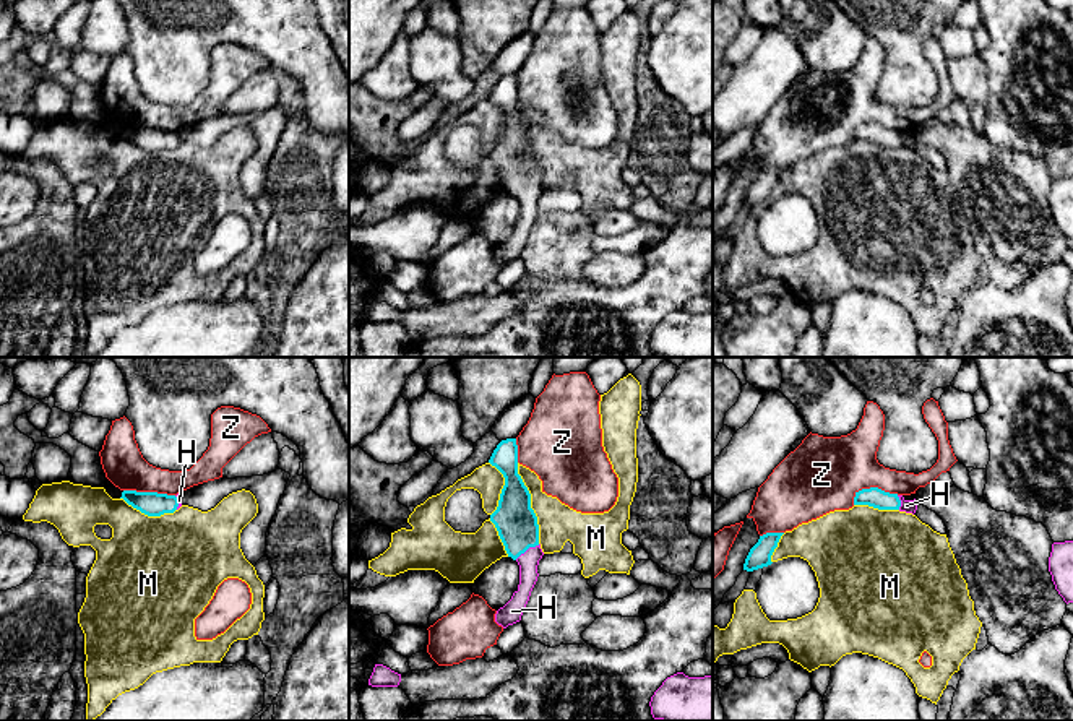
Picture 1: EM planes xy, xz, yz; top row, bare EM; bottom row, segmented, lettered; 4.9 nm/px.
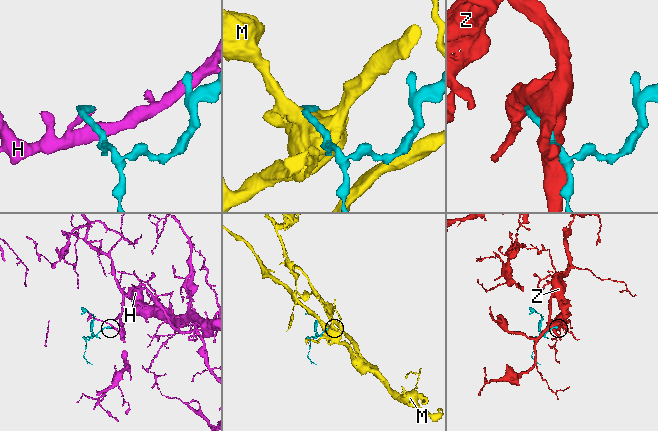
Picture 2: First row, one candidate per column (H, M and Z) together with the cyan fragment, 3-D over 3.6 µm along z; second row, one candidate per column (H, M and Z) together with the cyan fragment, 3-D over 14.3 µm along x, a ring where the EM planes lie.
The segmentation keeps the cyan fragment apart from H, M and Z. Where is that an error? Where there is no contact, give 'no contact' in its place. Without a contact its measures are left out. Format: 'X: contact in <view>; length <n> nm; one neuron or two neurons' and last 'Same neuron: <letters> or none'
H: contact in xz; length 150 nm; one neuron
M: contact in xz; length 420 nm; two neurons
Z: contact in yz; length 240 nm; two neurons
Same neuron: H

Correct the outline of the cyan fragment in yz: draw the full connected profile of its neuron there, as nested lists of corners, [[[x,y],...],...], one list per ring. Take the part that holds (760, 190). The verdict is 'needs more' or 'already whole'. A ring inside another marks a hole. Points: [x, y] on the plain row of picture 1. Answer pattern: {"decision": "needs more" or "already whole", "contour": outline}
{"decision": "already whole", "contour": [[[766,169],[760,172],[758,179],[750,185],[743,206],[753,208],[763,203],[771,201],[771,192],[778,183],[778,179],[784,169]]]}

